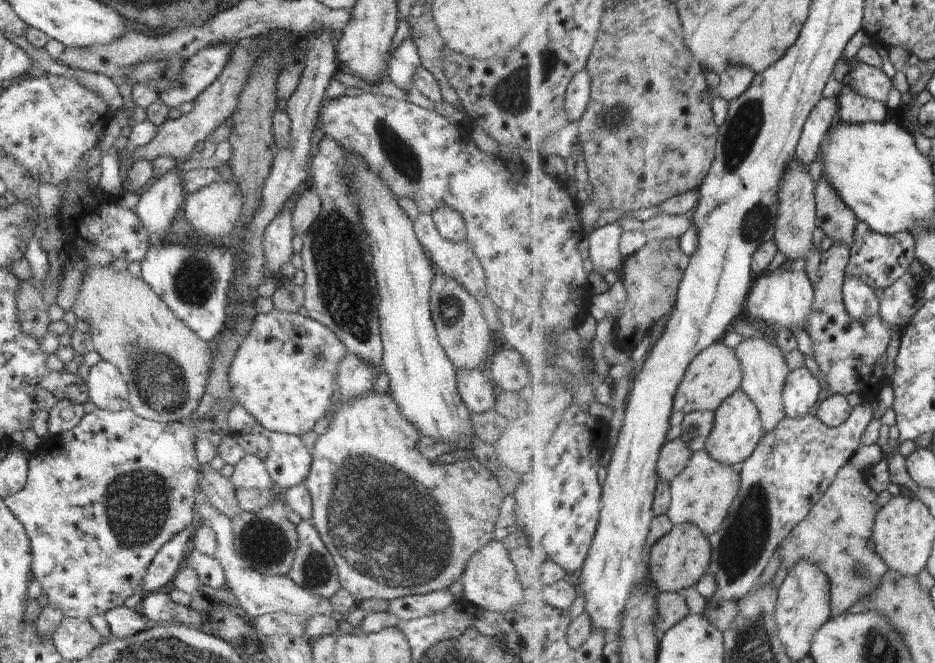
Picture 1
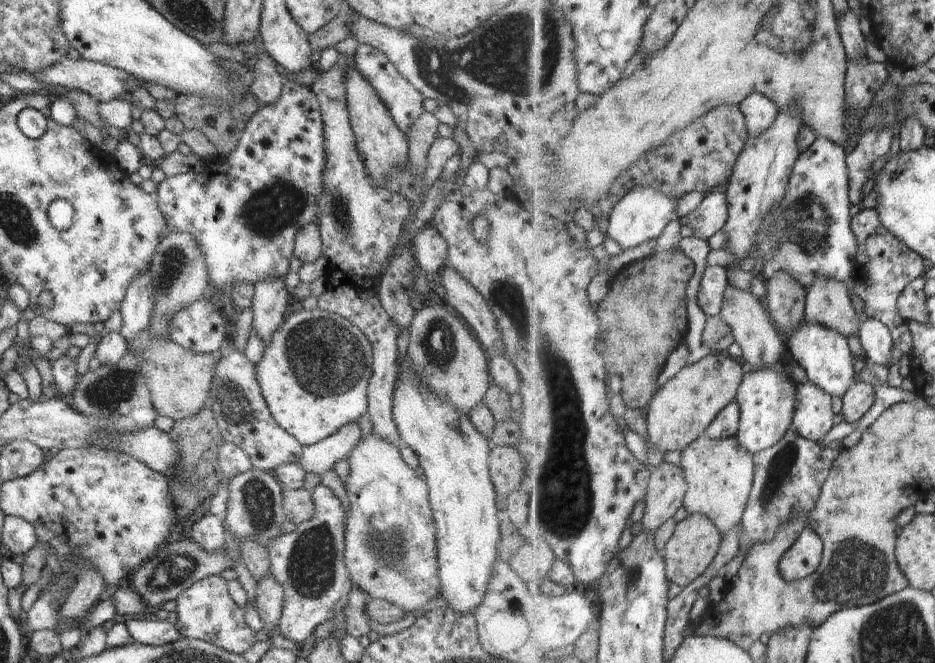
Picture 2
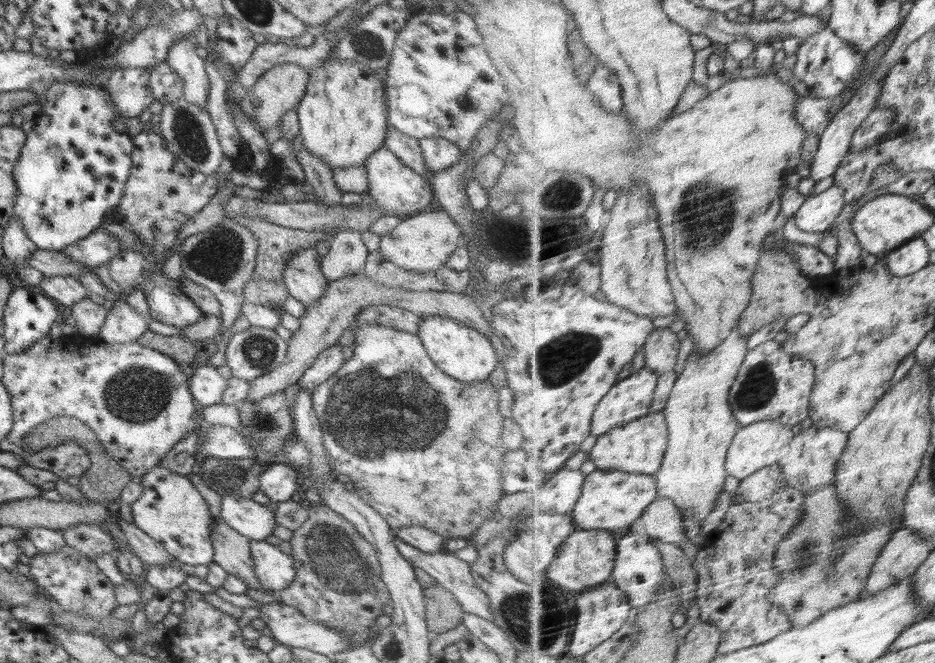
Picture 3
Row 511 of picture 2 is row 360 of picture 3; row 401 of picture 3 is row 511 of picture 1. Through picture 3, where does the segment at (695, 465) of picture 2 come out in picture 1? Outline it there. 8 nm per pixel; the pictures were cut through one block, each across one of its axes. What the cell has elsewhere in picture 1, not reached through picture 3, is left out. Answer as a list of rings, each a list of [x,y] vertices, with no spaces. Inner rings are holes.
[[[698,450],[692,457],[688,468],[672,480],[673,500],[667,516],[675,525],[695,524],[711,537],[723,527],[724,521],[730,516],[732,505],[740,496],[743,473],[740,467],[718,462],[708,450]]]

